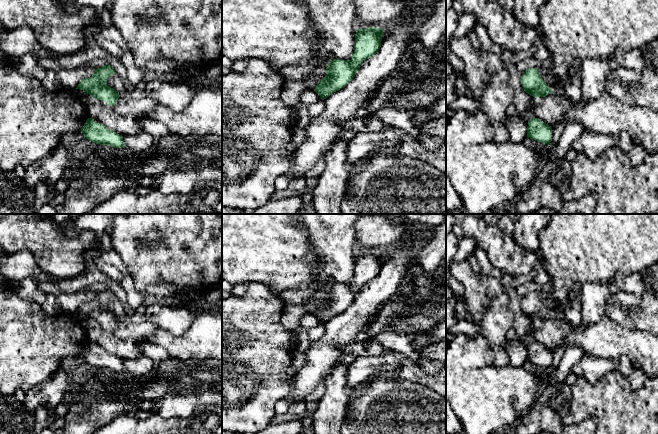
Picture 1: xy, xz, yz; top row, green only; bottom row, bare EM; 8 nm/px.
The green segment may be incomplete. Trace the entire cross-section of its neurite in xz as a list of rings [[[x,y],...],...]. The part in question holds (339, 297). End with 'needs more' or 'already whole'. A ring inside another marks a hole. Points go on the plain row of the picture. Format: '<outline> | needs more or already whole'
[[[382,252],[357,253],[354,276],[350,284],[333,283],[326,292],[325,301],[314,315],[322,324],[344,312],[353,304],[364,284],[375,279],[380,271],[384,254]]] | already whole

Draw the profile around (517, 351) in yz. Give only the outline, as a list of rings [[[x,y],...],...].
[[[511,327],[506,335],[508,343],[509,364],[513,366],[523,367],[527,360],[528,345],[521,343]]]

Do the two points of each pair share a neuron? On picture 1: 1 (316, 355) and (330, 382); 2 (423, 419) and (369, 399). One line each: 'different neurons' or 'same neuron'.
1: different neurons
2: same neuron

